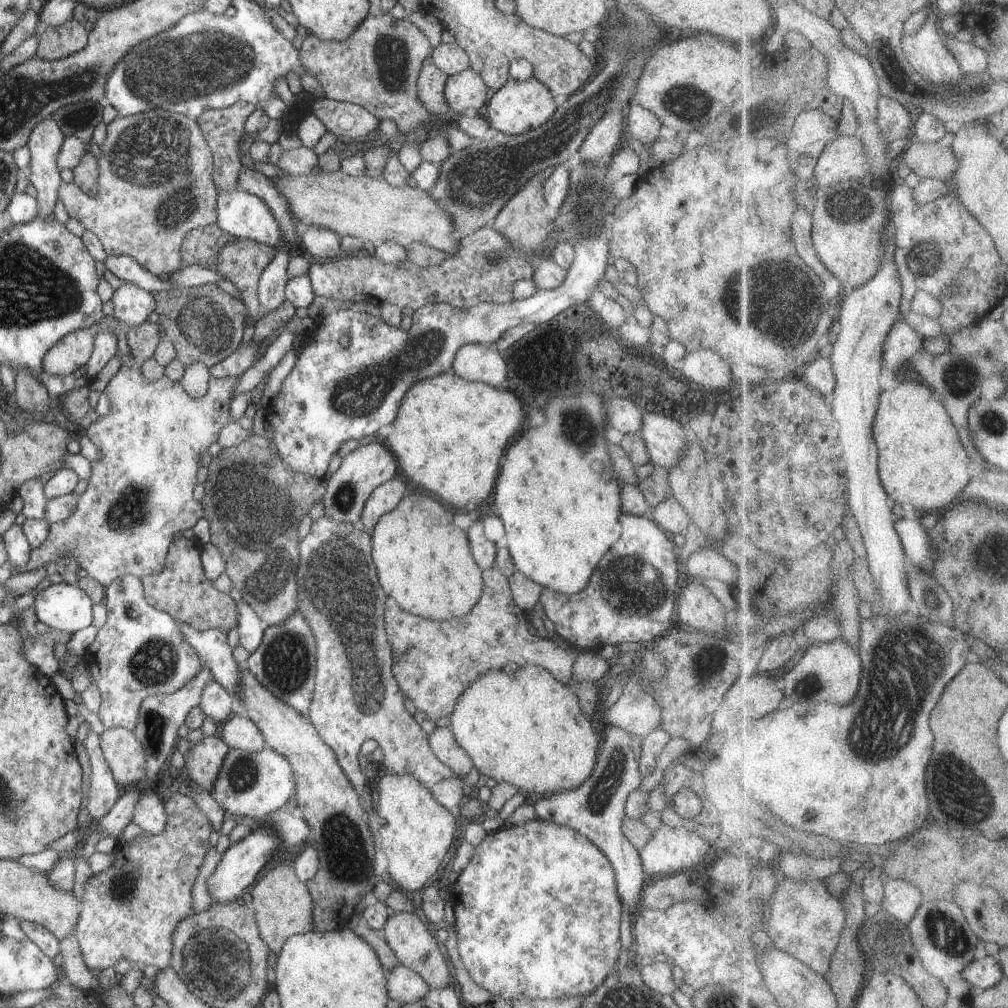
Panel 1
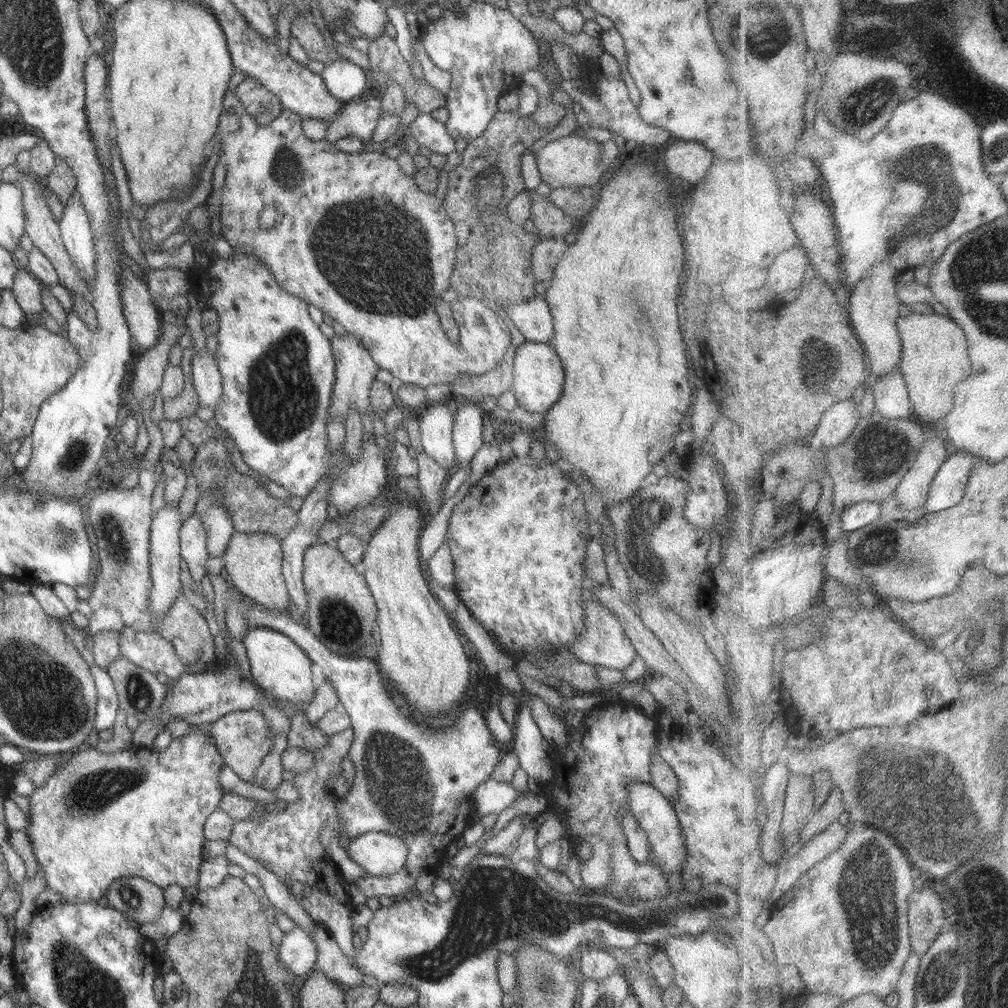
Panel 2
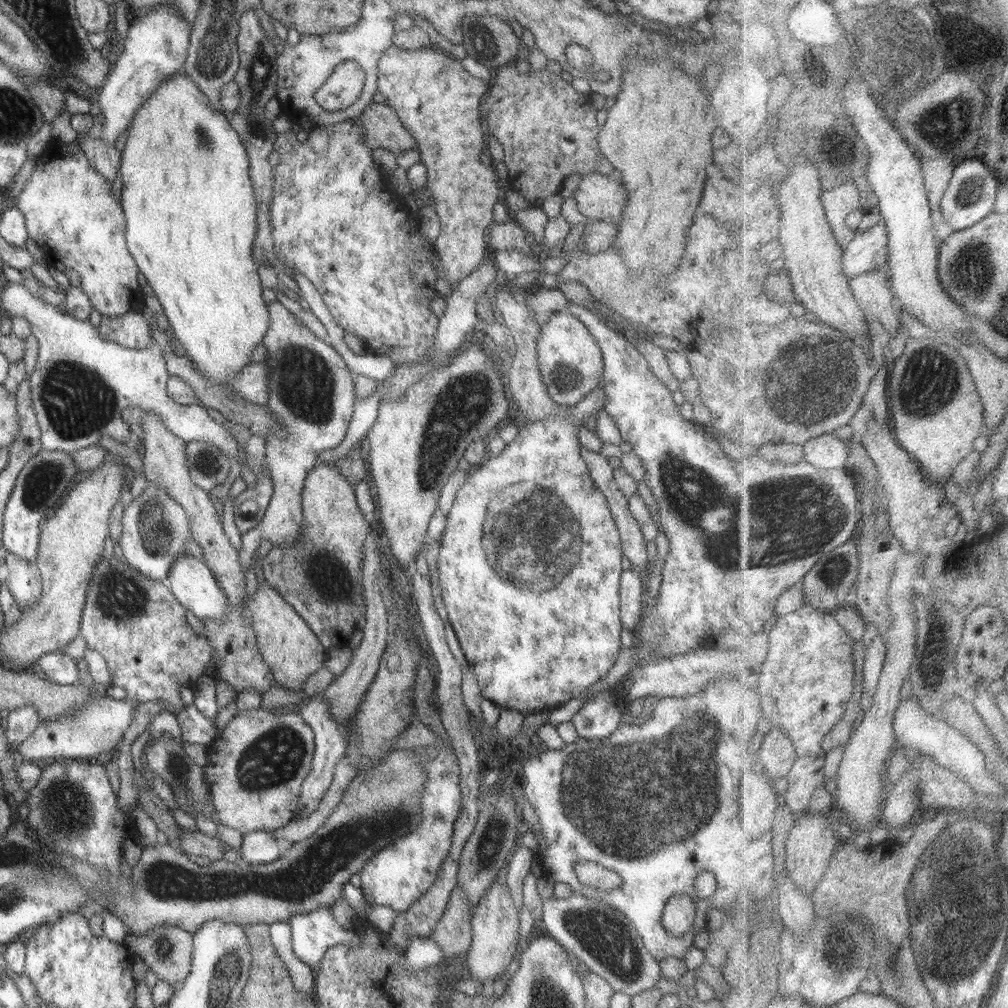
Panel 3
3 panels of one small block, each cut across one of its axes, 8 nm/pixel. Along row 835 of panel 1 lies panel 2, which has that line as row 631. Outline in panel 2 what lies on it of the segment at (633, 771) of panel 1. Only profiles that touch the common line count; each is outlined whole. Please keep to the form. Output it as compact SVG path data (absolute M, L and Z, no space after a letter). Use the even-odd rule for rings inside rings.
M586 601L584 606L584 631L578 635L578 642L572 641L567 649L586 664L598 664L621 671L628 668L638 654L618 618L602 602Z

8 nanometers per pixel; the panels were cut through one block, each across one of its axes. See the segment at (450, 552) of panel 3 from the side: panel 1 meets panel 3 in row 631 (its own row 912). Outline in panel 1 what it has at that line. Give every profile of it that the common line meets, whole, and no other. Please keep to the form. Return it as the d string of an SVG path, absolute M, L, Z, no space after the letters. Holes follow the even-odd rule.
M542 819L528 821L520 826L506 824L497 831L487 834L482 843L474 847L474 853L469 864L461 874L453 877L449 884L452 894L452 904L455 914L455 929L458 937L458 950L464 968L470 978L484 990L488 990L494 998L506 1000L548 999L562 1000L578 996L588 996L594 992L604 979L615 970L618 956L623 950L620 944L620 916L622 916L621 898L618 896L615 872L611 862L595 845L571 828L556 826L554 822L544 822Z

